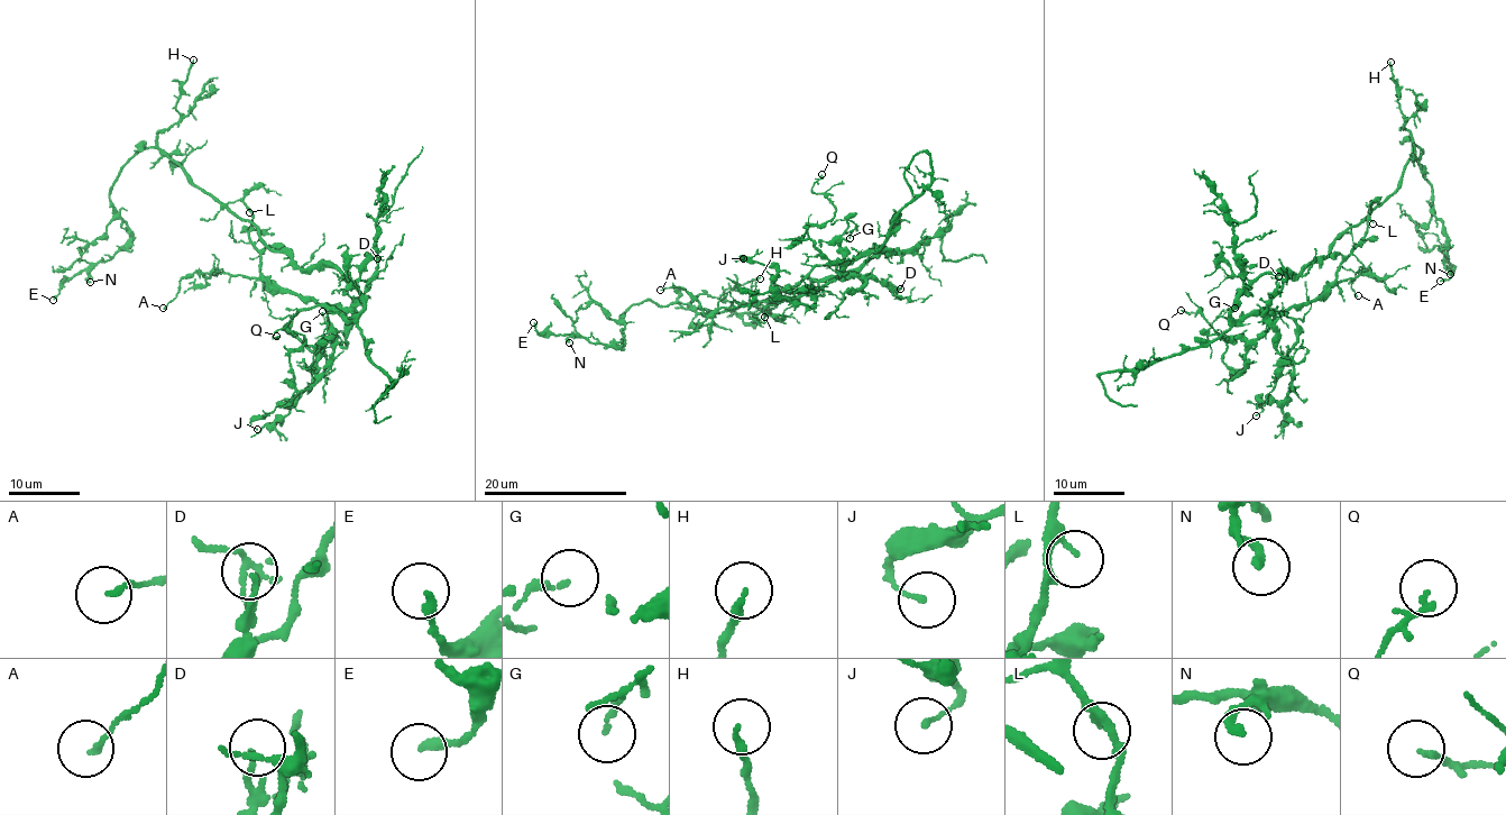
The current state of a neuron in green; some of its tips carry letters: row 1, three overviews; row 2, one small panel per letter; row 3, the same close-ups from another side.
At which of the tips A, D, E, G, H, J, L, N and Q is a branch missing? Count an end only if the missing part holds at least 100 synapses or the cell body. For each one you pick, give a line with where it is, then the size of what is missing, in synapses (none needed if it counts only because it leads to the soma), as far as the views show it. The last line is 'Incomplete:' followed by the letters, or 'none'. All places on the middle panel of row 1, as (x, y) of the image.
Incomplete: none

